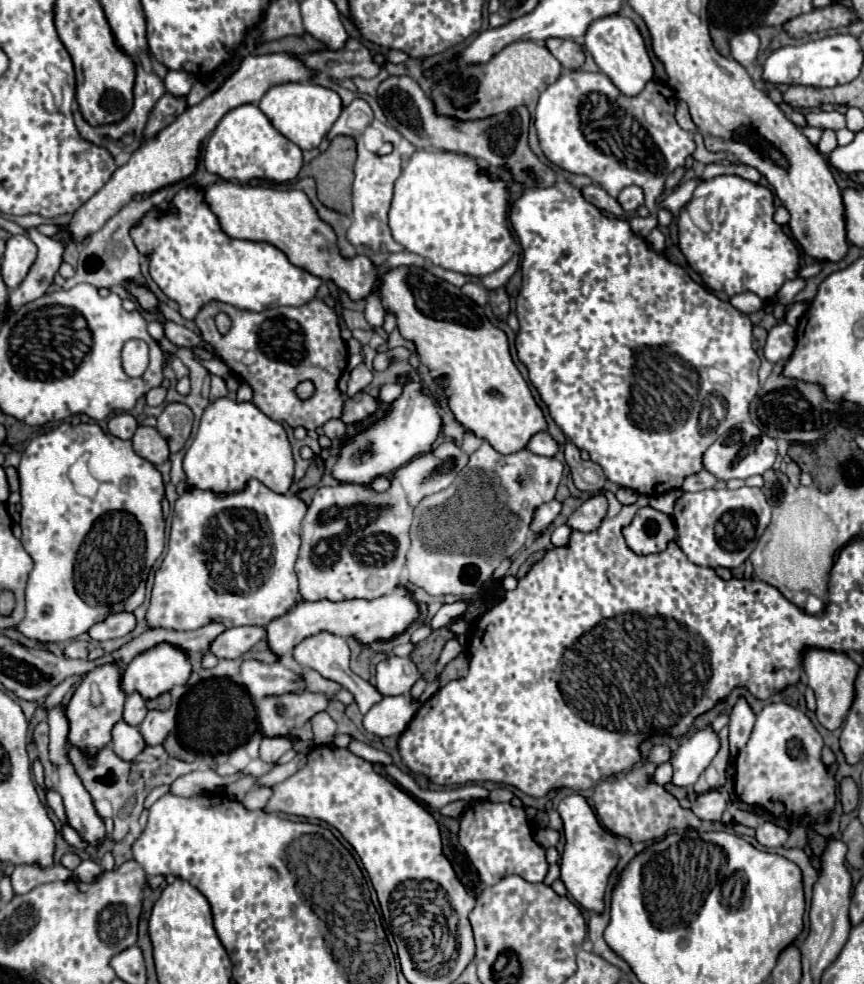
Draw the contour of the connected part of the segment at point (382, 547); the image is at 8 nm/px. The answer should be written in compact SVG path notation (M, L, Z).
M445 441L395 471L387 493L359 485L319 487L301 523L301 551L295 565L301 597L305 601L345 601L389 595L405 567L415 505L423 497L449 487L467 463L469 455L455 443Z

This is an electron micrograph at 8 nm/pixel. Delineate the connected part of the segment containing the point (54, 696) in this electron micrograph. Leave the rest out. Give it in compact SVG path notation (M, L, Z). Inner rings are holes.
M73 675L73 677L67 677L61 685L57 685L47 697L45 697L45 701L43 701L43 707L45 709L51 709L51 707L55 707L57 703L61 703L61 699L65 697L65 691L69 691L71 689L71 685L75 685L79 681L79 677L77 675Z

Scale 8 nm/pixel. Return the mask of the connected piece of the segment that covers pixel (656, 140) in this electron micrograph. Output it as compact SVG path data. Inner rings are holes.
M565 71L555 83L551 83L539 97L535 109L535 127L539 137L539 147L545 157L569 171L591 177L601 185L611 197L619 195L627 185L639 185L645 191L645 206L649 216L633 217L630 221L634 233L646 238L657 227L657 197L663 191L665 177L675 169L685 165L685 159L695 151L695 141L681 129L675 121L675 95L669 87L649 81L647 87L635 95L623 95L605 73L589 71ZM653 103L661 117L667 121L665 129L649 125L643 117L643 107Z

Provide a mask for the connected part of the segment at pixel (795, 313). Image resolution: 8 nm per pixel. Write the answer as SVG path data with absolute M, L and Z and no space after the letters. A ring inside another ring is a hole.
M797 301L797 303L793 303L793 305L791 305L791 309L789 309L789 323L791 323L793 327L797 325L797 321L799 321L801 313L803 313L807 307L809 307L809 303L807 303L807 301Z

